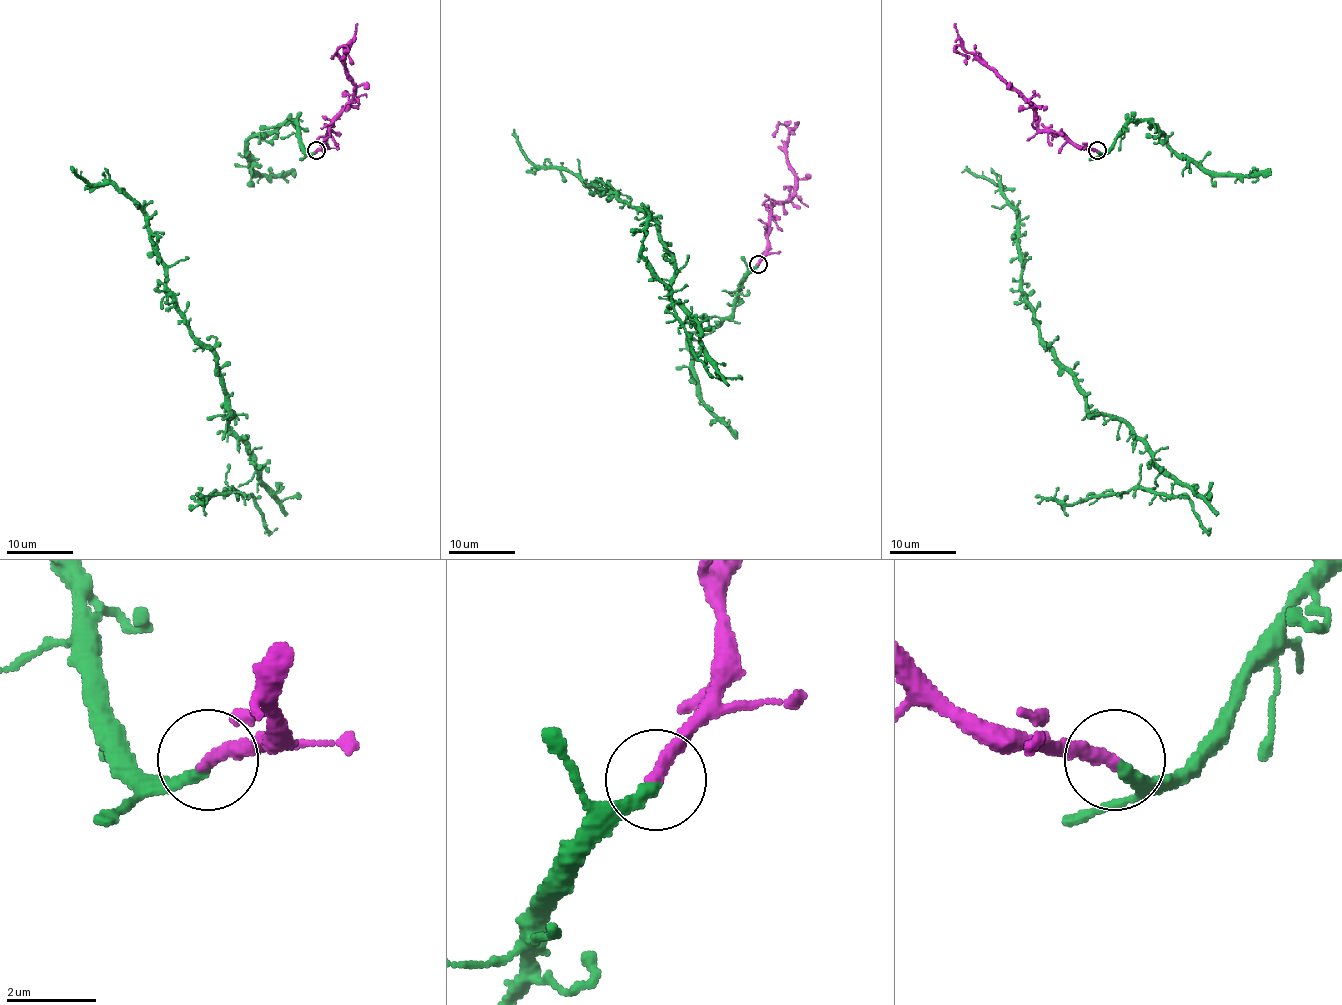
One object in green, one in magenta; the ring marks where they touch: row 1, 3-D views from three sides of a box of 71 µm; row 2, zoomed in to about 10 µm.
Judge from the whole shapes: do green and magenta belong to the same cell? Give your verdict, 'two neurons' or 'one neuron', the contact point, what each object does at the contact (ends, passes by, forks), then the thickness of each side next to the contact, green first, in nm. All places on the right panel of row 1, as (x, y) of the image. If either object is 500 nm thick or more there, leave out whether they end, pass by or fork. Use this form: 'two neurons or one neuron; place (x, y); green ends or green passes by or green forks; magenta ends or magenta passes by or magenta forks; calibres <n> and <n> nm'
one neuron; place (1097, 150); green ends; magenta ends; calibres 280 and 320 nm

